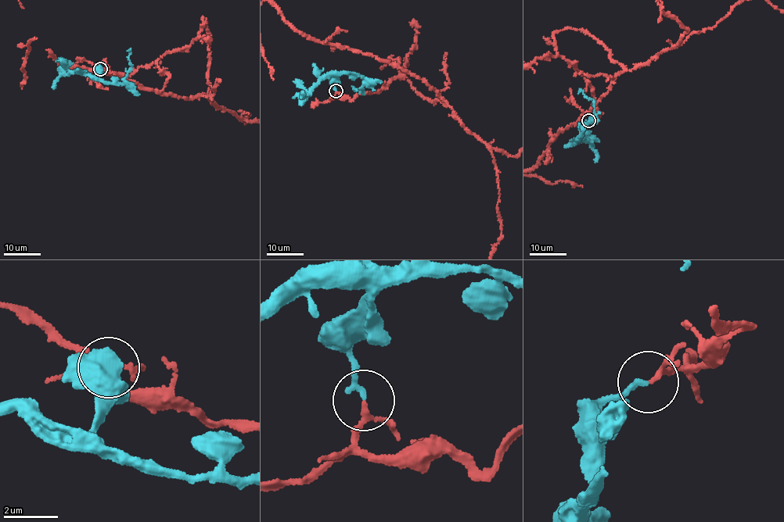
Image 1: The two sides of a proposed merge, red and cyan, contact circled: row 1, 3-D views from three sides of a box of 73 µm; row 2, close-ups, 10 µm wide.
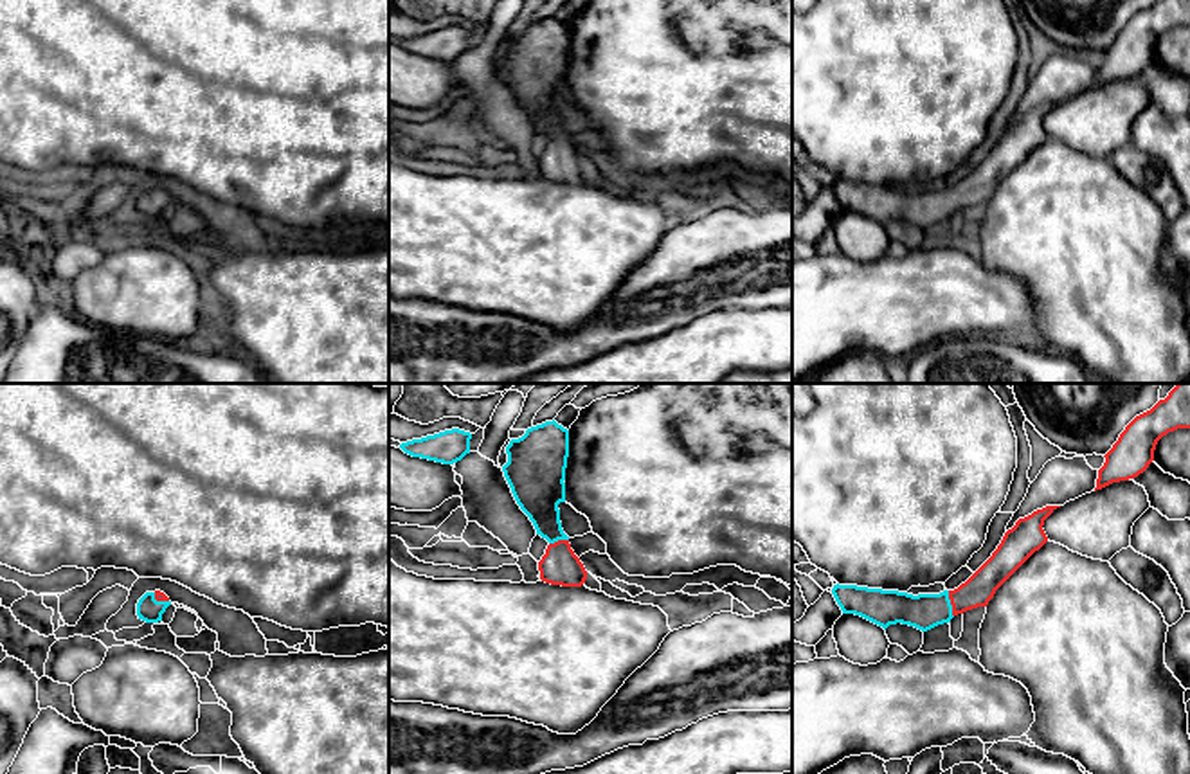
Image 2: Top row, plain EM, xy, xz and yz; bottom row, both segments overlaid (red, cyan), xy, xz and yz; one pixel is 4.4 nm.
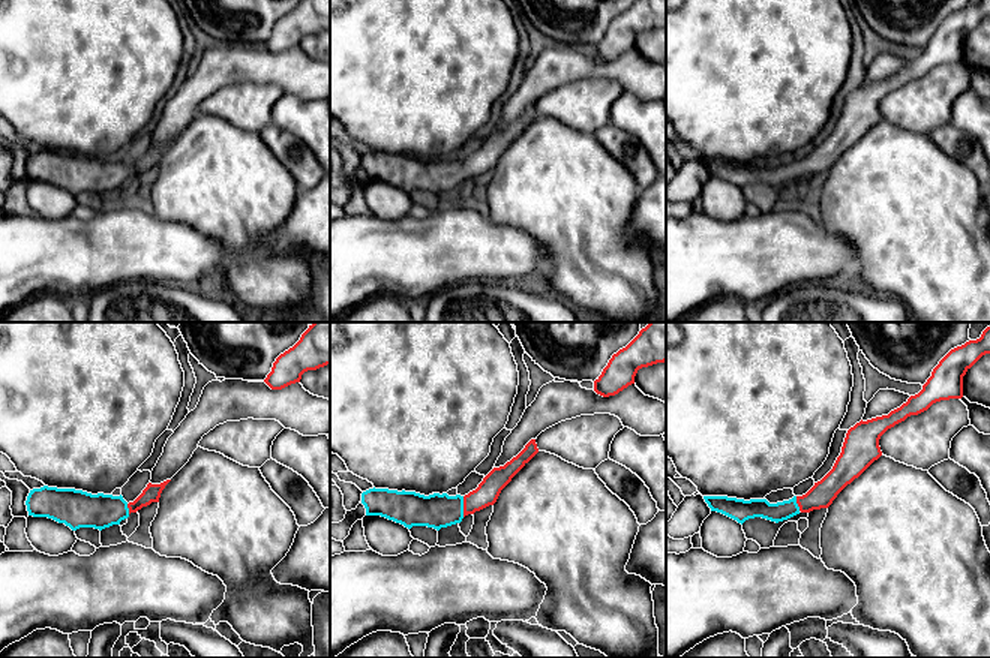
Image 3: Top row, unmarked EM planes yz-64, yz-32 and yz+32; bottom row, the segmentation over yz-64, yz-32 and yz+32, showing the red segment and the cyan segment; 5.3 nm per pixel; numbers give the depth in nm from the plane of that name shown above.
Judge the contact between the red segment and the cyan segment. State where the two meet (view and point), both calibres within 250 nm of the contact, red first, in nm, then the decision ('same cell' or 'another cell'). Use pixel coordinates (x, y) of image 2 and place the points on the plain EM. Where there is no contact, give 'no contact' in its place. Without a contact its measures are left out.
yz (951, 200) | 140/160 nm | another cell

